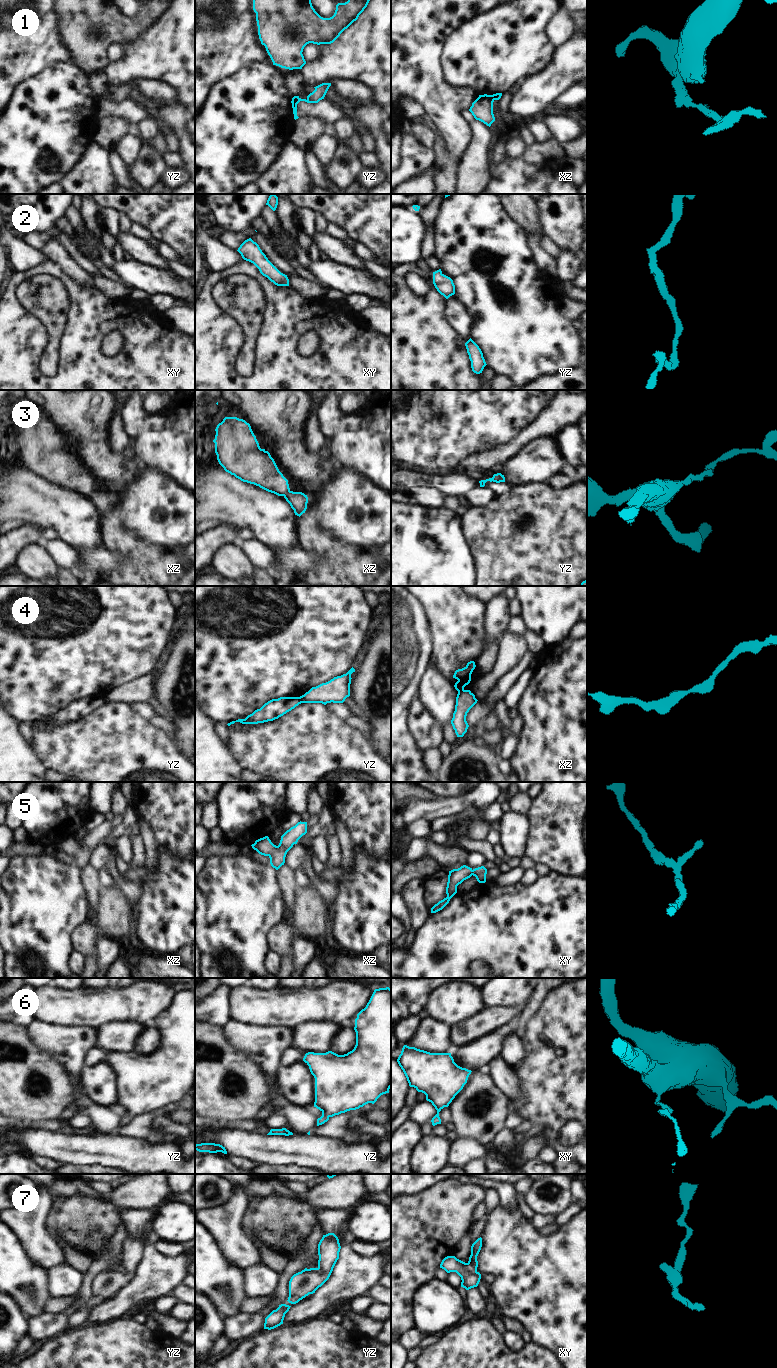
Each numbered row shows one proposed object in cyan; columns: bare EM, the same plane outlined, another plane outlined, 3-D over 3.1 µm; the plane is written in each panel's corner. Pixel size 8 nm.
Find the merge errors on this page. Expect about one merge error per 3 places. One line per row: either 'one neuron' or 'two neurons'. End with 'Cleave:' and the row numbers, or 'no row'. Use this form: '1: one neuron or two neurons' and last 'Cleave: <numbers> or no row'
1: two neurons
2: one neuron
3: one neuron
4: two neurons
5: one neuron
6: one neuron
7: one neuron
Cleave: 1, 4

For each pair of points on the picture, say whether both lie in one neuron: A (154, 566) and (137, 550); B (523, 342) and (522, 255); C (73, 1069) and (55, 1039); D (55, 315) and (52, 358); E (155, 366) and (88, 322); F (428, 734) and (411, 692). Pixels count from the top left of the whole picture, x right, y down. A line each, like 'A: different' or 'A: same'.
A: same
B: same
C: same
D: same
E: same
F: different

